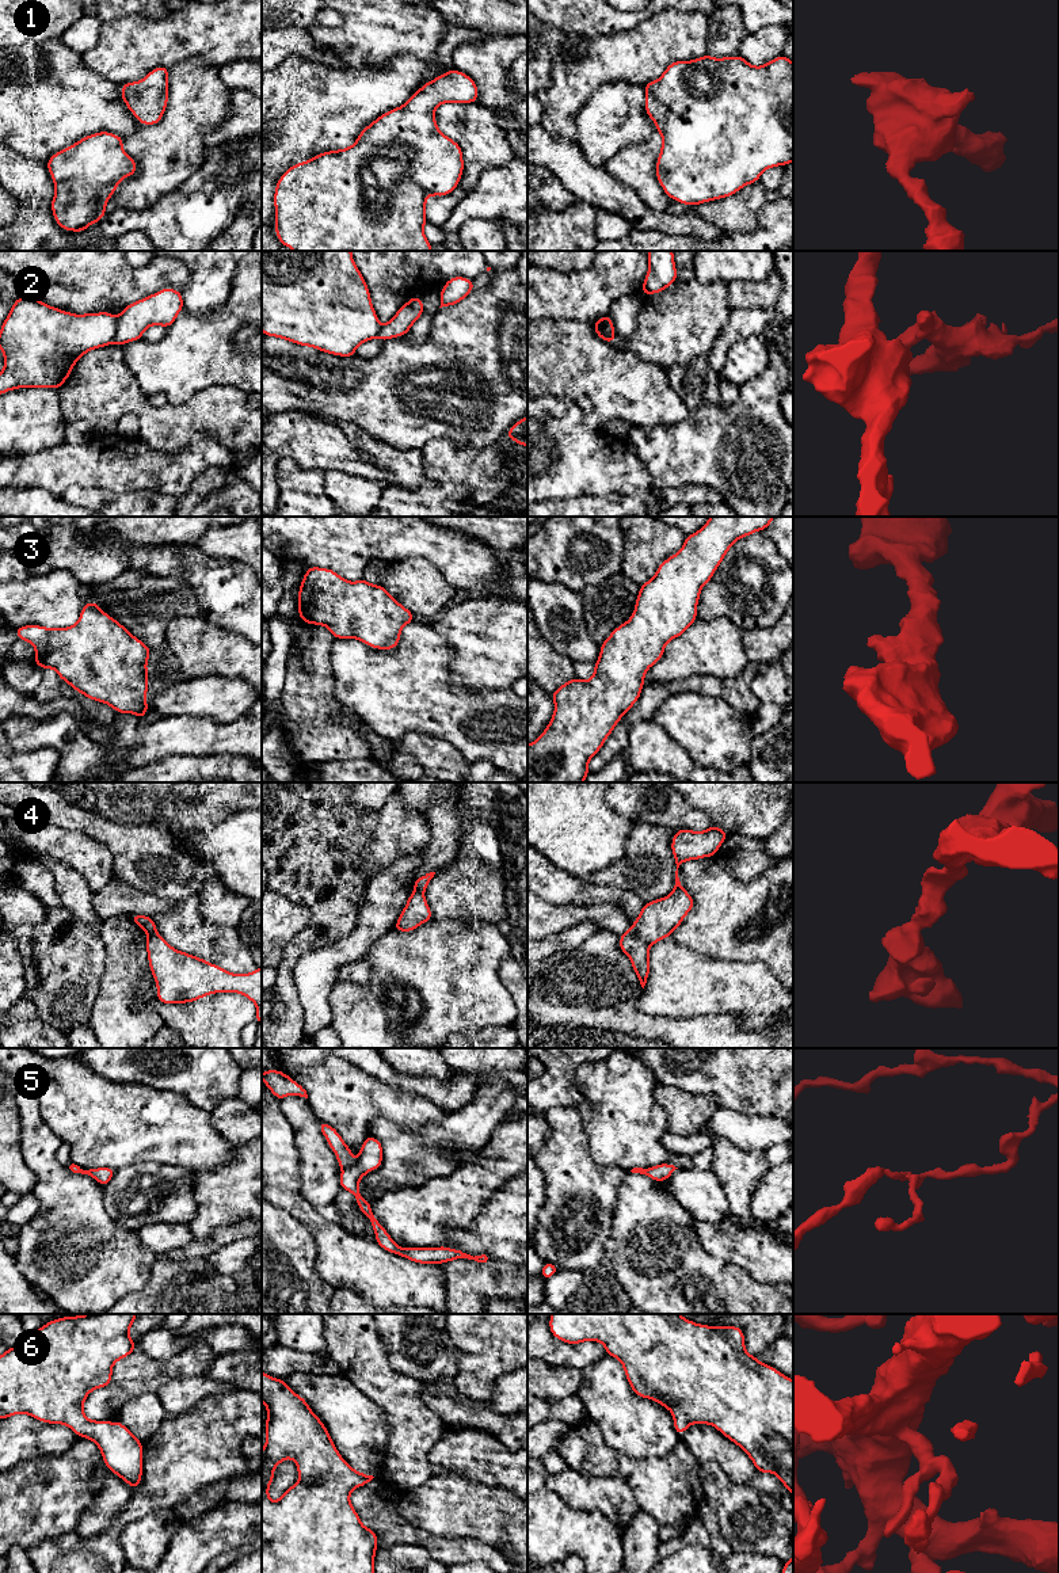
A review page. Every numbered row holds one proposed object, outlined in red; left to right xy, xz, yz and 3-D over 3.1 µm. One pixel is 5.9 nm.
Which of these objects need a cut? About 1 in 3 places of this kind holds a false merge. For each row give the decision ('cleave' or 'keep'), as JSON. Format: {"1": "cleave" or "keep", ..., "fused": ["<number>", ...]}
{"1": "keep", "2": "cleave", "3": "keep", "4": "cleave", "5": "cleave", "6": "keep", "fused": ["2", "4", "5"]}

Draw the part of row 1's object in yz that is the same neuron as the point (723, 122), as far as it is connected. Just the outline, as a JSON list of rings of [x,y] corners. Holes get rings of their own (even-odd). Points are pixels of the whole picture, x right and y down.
[[[708,54],[692,61],[671,62],[663,75],[651,83],[644,84],[645,113],[656,123],[656,130],[663,138],[659,159],[656,161],[656,178],[666,195],[681,203],[696,206],[708,201],[721,199],[738,193],[742,187],[759,180],[765,170],[786,165],[793,161],[793,62],[784,54],[766,62],[762,66],[753,66],[743,57],[715,58]]]

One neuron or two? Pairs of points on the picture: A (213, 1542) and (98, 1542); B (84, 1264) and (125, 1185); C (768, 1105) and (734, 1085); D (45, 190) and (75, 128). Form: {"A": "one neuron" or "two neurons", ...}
{"A": "two neurons", "B": "two neurons", "C": "one neuron", "D": "two neurons"}

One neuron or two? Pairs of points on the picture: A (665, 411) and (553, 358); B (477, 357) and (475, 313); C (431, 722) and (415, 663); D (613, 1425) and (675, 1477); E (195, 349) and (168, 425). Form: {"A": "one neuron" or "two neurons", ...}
{"A": "one neuron", "B": "one neuron", "C": "one neuron", "D": "two neurons", "E": "two neurons"}

